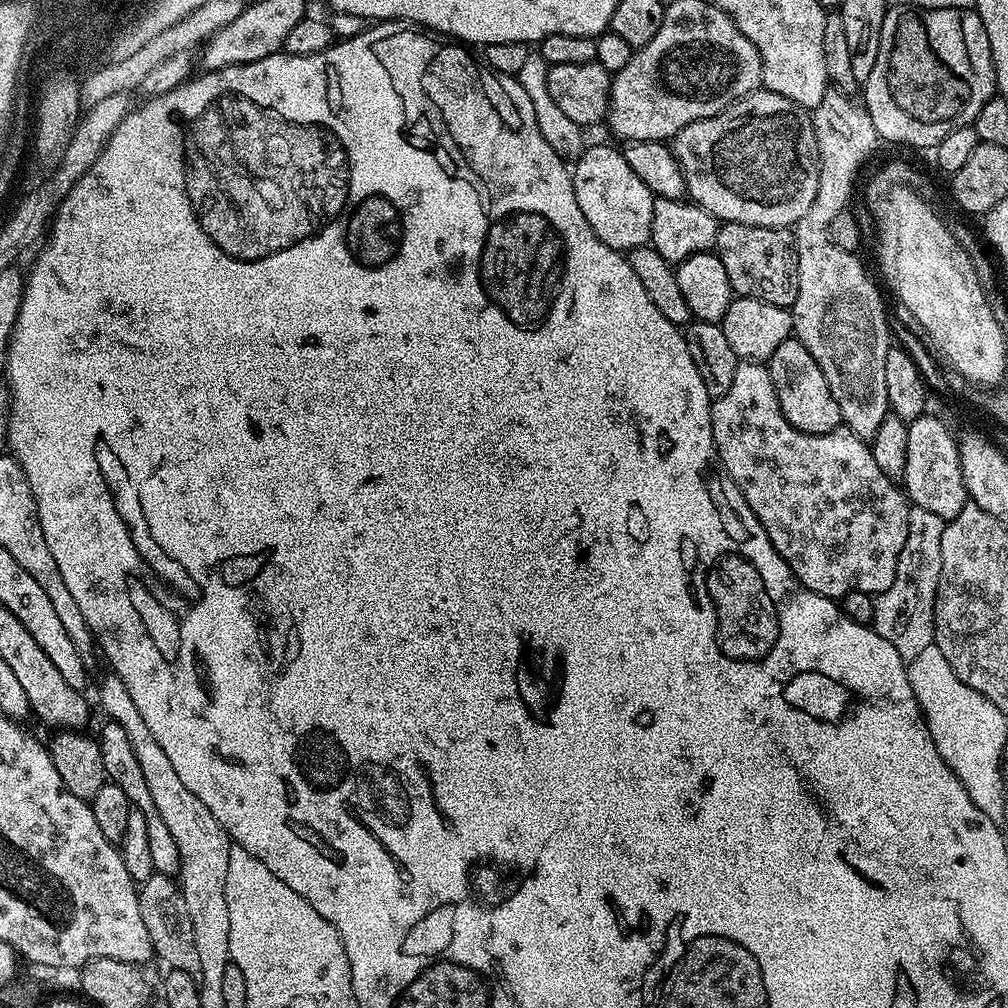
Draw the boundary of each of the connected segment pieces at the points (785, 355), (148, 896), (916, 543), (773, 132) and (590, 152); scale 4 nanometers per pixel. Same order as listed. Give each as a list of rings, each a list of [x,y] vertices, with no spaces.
[[[789,338],[782,342],[766,363],[774,382],[774,394],[778,394],[778,406],[782,406],[782,414],[786,414],[790,426],[806,434],[826,434],[841,427],[838,402],[834,402],[834,394],[830,394],[830,386],[826,386],[826,374],[818,370],[818,362],[814,362],[810,350],[806,350],[800,340]]]
[[[157,874],[151,876],[145,884],[139,885],[138,891],[142,922],[146,922],[146,934],[150,934],[155,959],[160,959],[168,968],[186,970],[186,974],[199,982],[202,978],[202,965],[198,959],[198,949],[194,947],[190,910],[186,910],[186,898],[180,893],[179,883],[171,876]]]
[[[915,506],[908,510],[908,533],[906,542],[902,546],[902,554],[898,554],[898,566],[894,574],[894,582],[886,591],[875,597],[874,618],[871,627],[876,629],[894,650],[905,661],[913,660],[921,650],[926,650],[936,639],[934,630],[934,602],[938,590],[938,578],[942,574],[942,534],[944,533],[945,520],[938,518],[938,514],[930,514],[930,510],[922,510]]]
[[[757,90],[750,95],[744,96],[741,100],[735,100],[726,110],[722,110],[716,116],[702,118],[698,122],[690,122],[670,141],[672,153],[680,164],[684,175],[684,190],[687,199],[693,204],[702,206],[715,216],[717,221],[725,224],[745,224],[746,226],[762,226],[763,228],[786,228],[791,229],[806,214],[810,208],[810,202],[814,202],[814,194],[818,192],[818,178],[820,177],[820,166],[816,155],[816,141],[812,139],[812,118],[805,109],[798,107],[790,98],[782,98],[782,94],[774,94],[767,90]]]
[[[596,144],[585,147],[577,160],[571,165],[574,198],[582,210],[590,230],[606,246],[617,250],[643,248],[652,239],[650,222],[654,214],[654,197],[652,191],[630,170],[623,151],[608,144]]]

